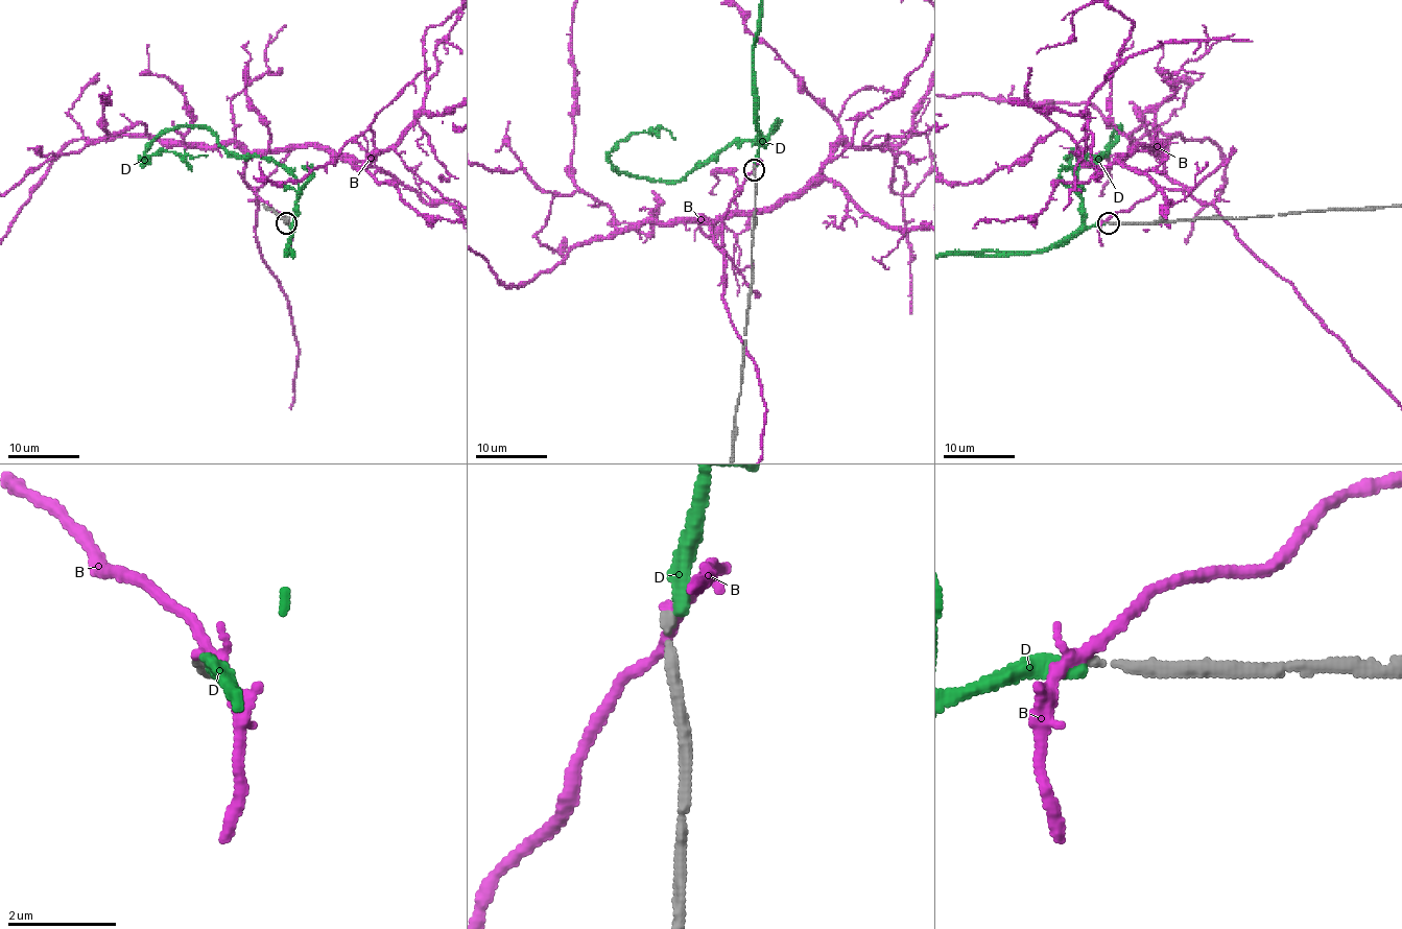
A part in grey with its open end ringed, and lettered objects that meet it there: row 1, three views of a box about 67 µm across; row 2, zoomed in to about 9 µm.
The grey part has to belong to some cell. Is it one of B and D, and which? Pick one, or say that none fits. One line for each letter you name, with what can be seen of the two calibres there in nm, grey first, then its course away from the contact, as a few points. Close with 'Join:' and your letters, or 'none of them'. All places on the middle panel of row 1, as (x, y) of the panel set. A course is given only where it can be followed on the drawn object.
Join: none of them

